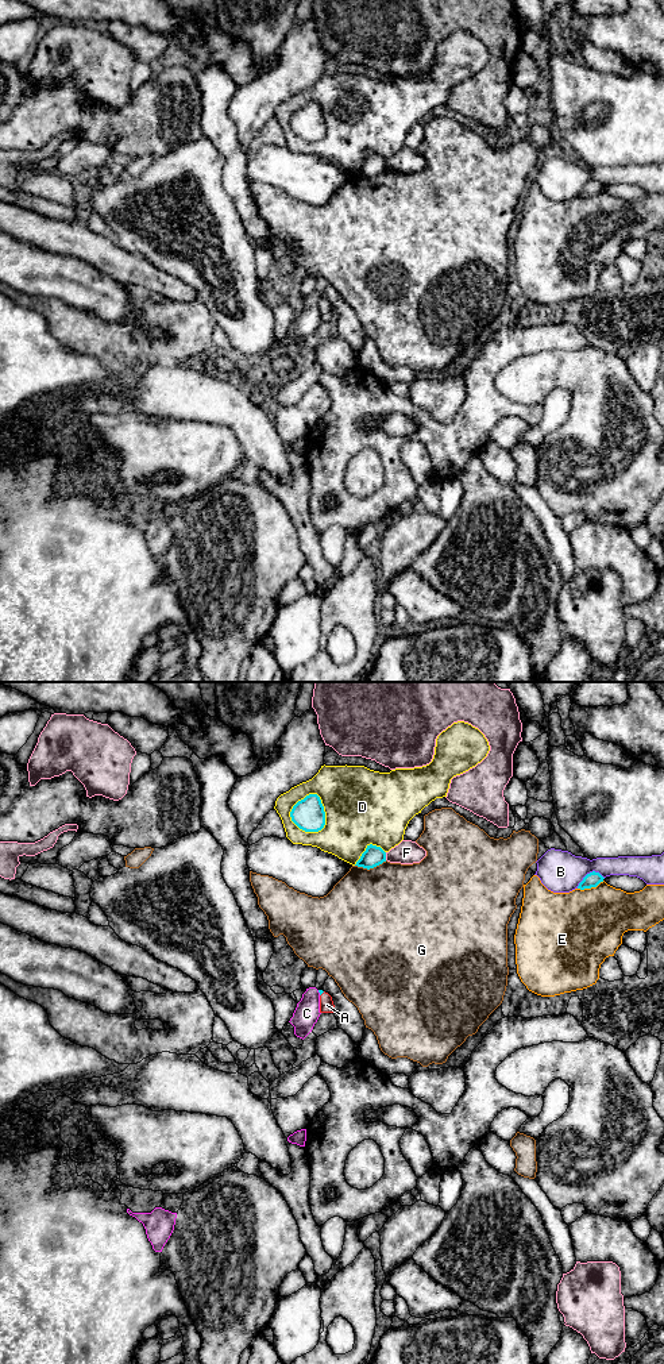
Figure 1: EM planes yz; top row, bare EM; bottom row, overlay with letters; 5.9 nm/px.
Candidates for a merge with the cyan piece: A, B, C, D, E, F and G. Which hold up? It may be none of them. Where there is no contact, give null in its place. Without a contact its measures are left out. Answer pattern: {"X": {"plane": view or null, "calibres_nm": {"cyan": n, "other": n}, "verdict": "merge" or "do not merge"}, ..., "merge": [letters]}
{"A": {"plane": "yz", "calibres_nm": {"cyan": 20, "other": 80}, "verdict": "merge"}, "B": {"plane": "yz", "calibres_nm": {"cyan": 90, "other": 260}, "verdict": "do not merge"}, "C": {"plane": "yz", "calibres_nm": {"cyan": 20, "other": 150}, "verdict": "do not merge"}, "D": {"plane": "yz", "calibres_nm": {"cyan": 190, "other": 460}, "verdict": "do not merge"}, "E": {"plane": "yz", "calibres_nm": {"cyan": 90, "other": 460}, "verdict": "do not merge"}, "F": {"plane": "yz", "calibres_nm": {"cyan": 120, "other": 140}, "verdict": "do not merge"}, "G": {"plane": "yz", "calibres_nm": {"cyan": 120, "other": 480}, "verdict": "do not merge"}, "merge": ["A"]}

